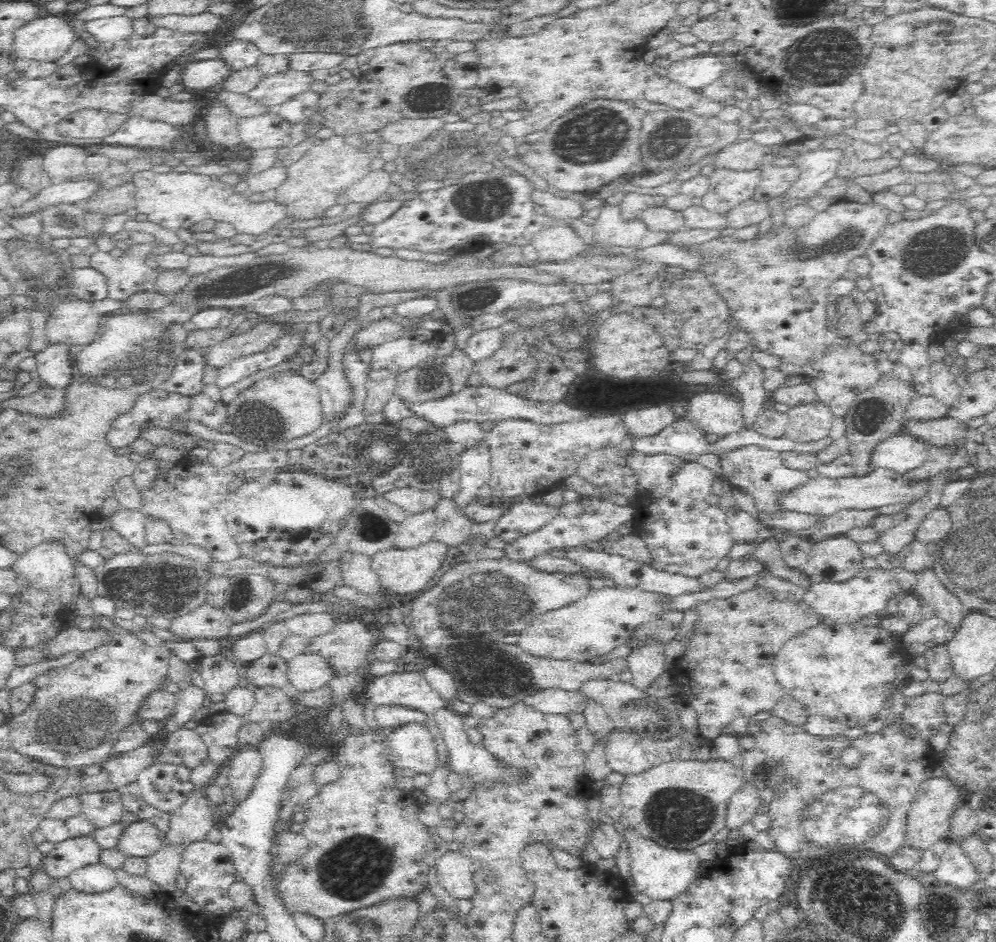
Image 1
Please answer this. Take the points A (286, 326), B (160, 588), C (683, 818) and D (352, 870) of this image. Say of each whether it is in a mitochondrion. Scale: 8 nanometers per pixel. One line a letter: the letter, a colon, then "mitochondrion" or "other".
A: other
B: mitochondrion
C: mitochondrion
D: mitochondrion

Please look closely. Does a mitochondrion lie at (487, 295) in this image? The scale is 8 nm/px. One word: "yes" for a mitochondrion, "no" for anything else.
yes

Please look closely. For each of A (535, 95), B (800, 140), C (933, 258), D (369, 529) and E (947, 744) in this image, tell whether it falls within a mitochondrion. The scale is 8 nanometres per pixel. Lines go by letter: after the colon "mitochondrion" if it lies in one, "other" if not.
A: other
B: other
C: mitochondrion
D: mitochondrion
E: other

